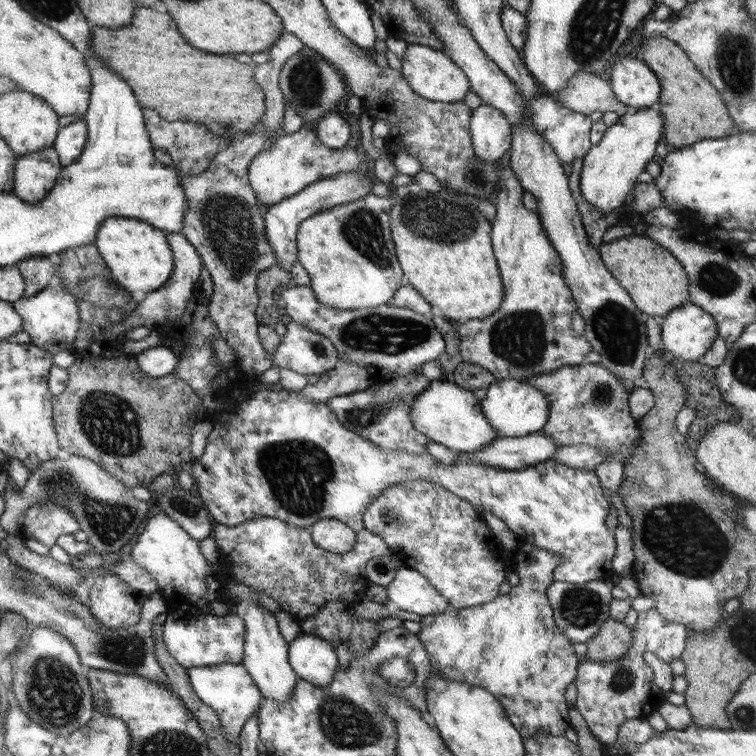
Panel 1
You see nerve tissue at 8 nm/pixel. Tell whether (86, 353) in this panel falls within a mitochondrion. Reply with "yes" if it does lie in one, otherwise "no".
no

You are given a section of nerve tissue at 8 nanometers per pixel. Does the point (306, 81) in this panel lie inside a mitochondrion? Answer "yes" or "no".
yes

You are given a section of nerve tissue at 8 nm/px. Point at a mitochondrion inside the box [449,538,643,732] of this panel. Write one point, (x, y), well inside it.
(579, 607)

